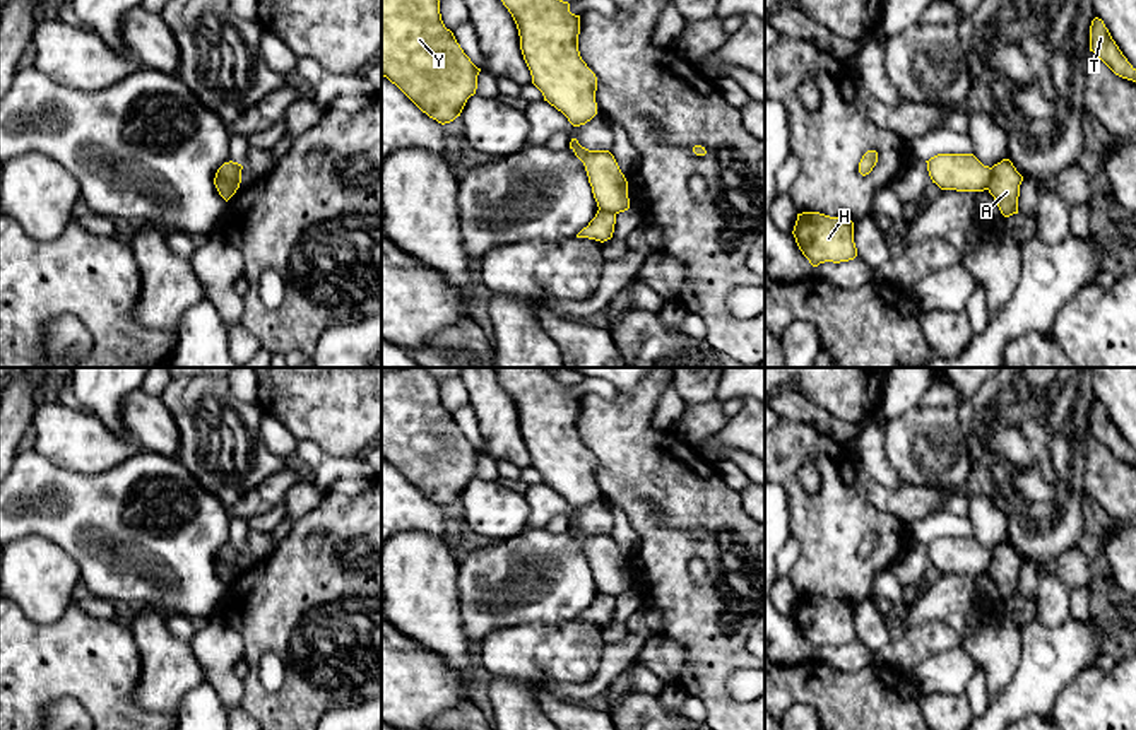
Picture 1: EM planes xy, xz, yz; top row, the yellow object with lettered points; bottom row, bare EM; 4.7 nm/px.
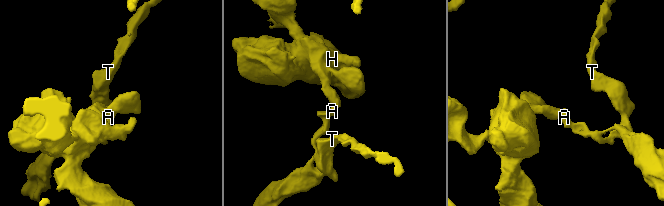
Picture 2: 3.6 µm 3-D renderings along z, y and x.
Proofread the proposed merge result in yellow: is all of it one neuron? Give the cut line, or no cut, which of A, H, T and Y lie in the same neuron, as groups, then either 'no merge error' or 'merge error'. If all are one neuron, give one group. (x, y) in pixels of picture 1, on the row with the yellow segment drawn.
yz (993, 168), (988, 188) | A T / H Y | merge error

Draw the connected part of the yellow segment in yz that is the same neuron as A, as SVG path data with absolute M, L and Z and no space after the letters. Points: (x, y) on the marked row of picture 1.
M1009 159L992 166L992 178L989 193L997 202L997 207L1004 217L1018 214L1018 197L1023 176L1016 171Z

